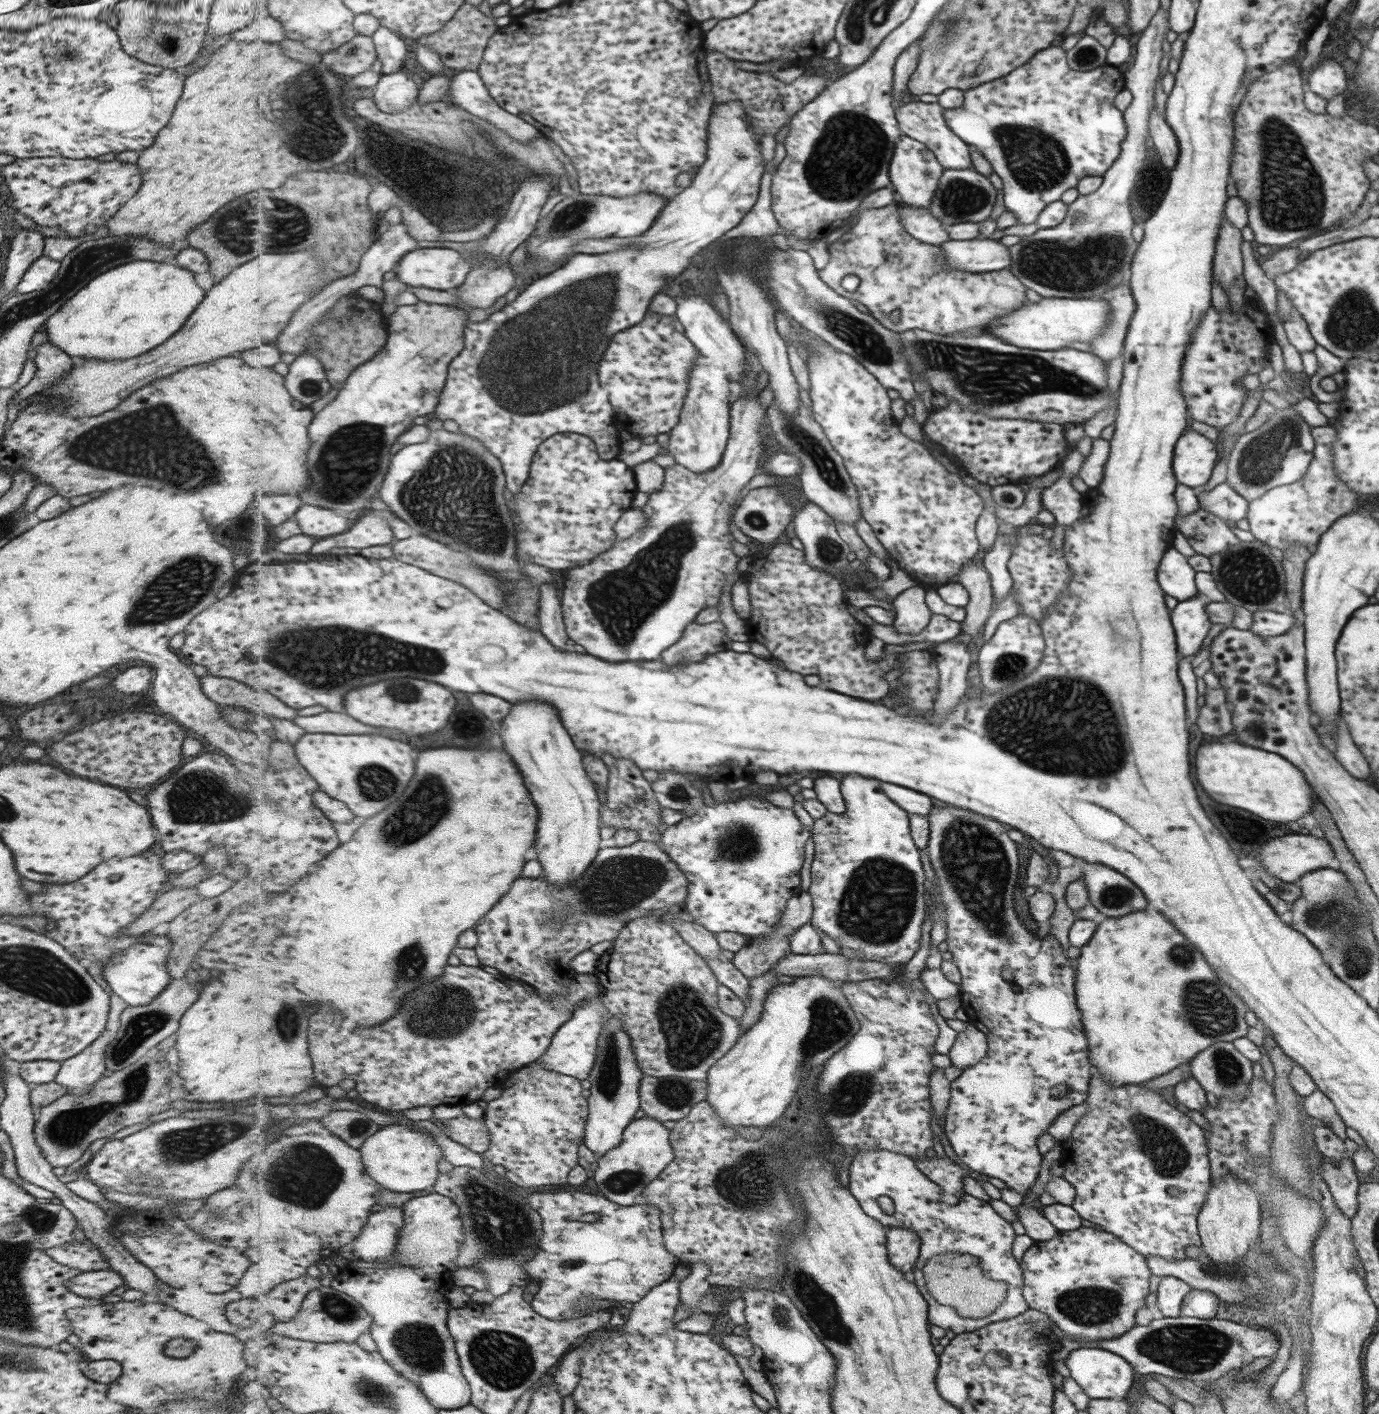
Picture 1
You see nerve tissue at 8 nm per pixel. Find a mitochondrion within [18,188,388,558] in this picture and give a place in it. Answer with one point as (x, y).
(110, 446)

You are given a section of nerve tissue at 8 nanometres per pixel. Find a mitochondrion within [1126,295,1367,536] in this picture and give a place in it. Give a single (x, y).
(1262, 459)

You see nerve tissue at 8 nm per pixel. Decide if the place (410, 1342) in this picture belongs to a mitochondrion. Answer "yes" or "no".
yes

